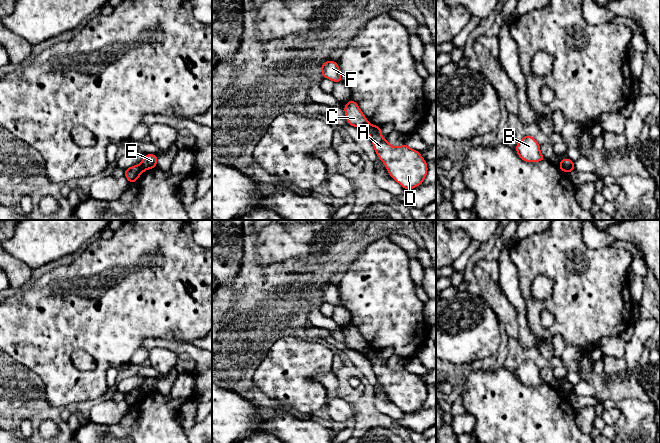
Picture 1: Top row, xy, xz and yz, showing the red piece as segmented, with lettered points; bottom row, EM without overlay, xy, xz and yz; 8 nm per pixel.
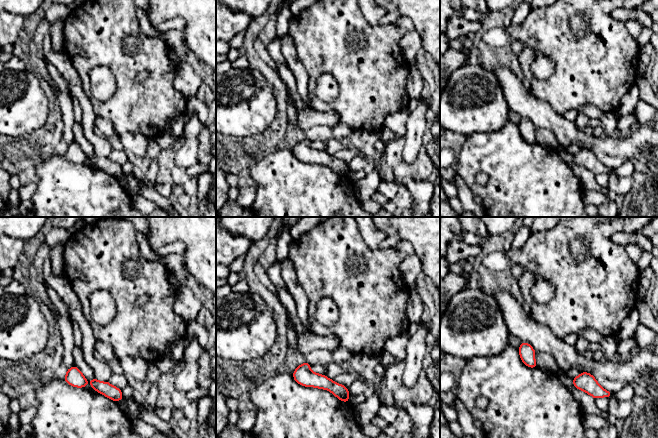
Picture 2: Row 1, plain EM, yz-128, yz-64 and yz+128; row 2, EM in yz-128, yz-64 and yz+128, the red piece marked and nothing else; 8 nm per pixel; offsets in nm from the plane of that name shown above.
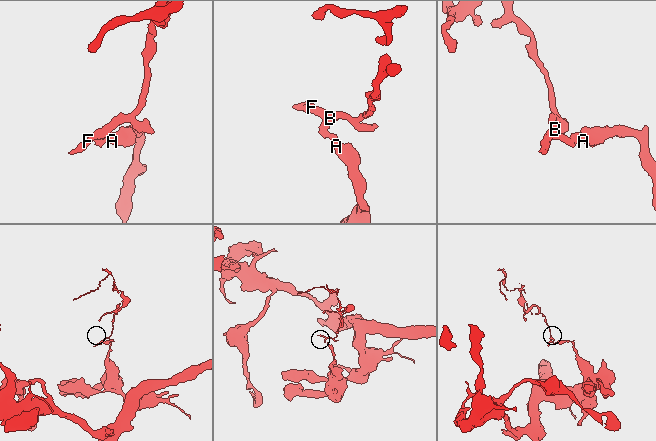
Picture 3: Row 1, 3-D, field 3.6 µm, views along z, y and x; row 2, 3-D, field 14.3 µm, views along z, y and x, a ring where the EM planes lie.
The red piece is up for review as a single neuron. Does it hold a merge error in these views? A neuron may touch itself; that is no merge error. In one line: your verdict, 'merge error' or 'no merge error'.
merge error

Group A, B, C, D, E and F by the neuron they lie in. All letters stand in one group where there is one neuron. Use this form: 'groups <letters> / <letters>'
groups A D E / B C F

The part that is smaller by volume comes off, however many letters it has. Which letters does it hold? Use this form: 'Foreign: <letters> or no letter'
Foreign: B, C, F

